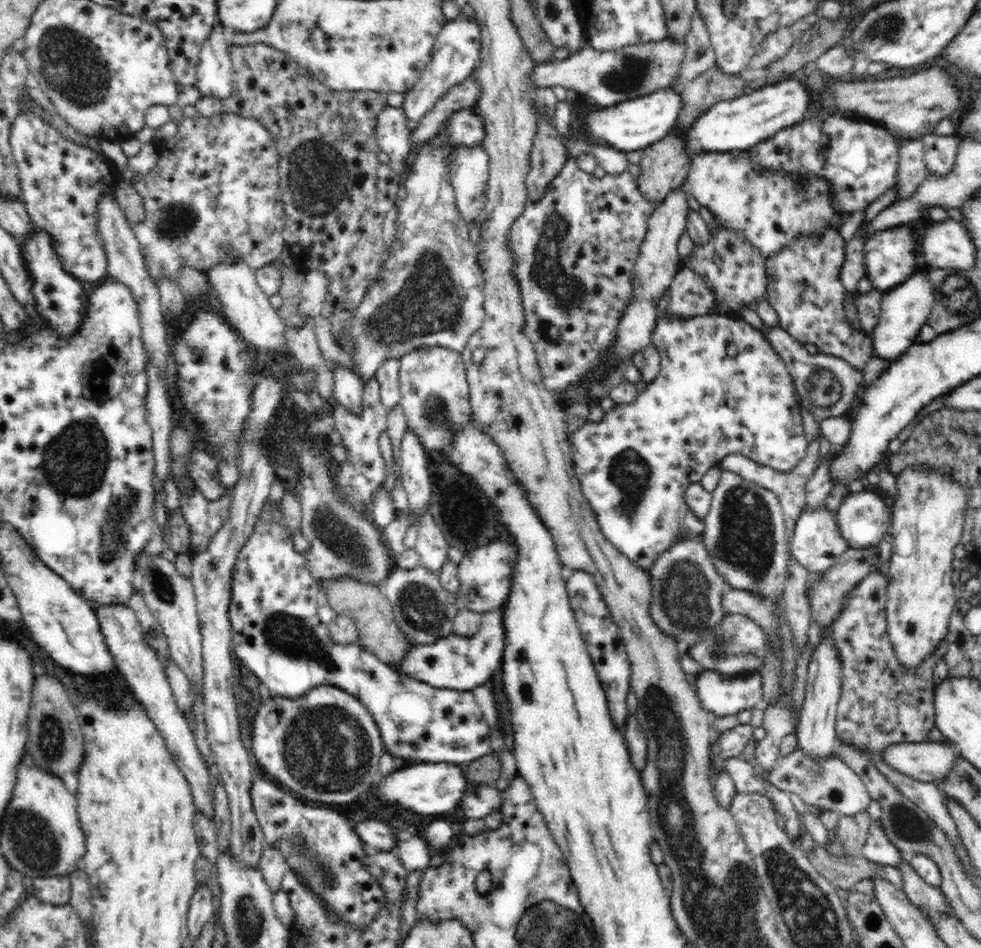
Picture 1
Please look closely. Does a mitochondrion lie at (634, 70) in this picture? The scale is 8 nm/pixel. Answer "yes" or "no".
yes

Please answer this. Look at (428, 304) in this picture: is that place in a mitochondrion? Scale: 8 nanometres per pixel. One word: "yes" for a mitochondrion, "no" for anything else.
yes

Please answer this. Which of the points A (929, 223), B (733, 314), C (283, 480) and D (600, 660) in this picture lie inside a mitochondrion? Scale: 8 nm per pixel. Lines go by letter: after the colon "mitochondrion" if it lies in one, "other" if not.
A: other
B: other
C: other
D: other

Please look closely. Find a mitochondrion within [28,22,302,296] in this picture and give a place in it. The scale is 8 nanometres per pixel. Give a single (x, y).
(69, 64)

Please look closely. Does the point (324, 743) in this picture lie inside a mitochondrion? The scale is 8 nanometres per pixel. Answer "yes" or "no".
yes

